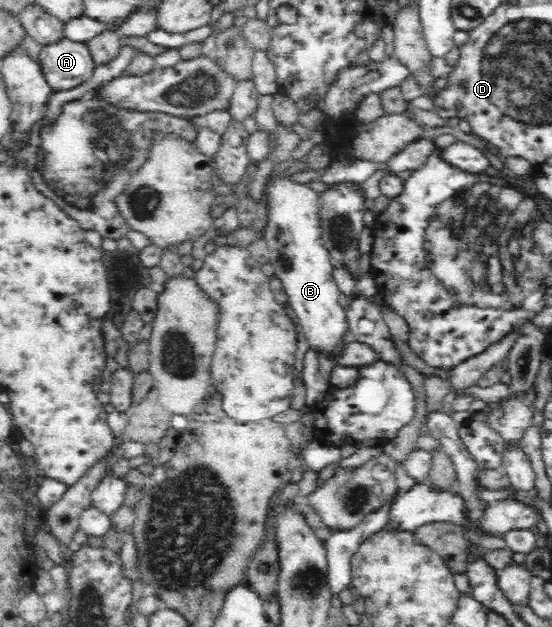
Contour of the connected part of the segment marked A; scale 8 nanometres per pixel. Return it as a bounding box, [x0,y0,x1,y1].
[38,39,96,90]

